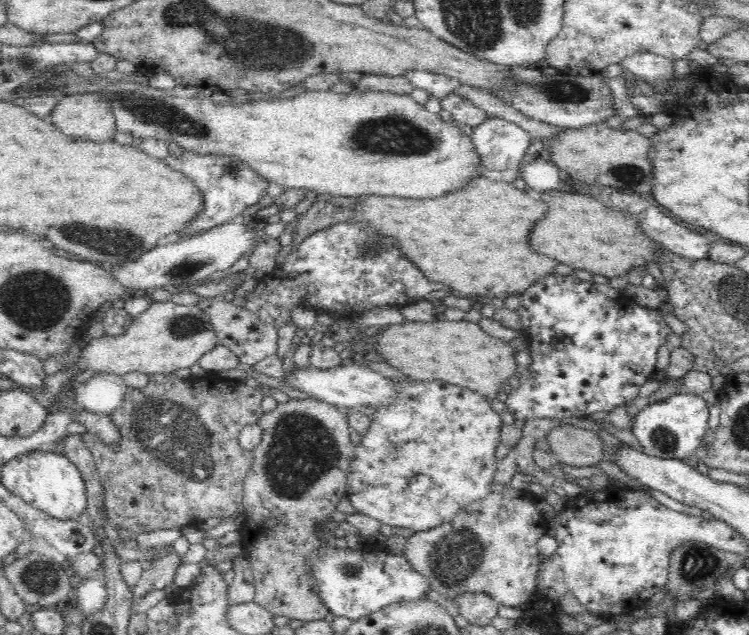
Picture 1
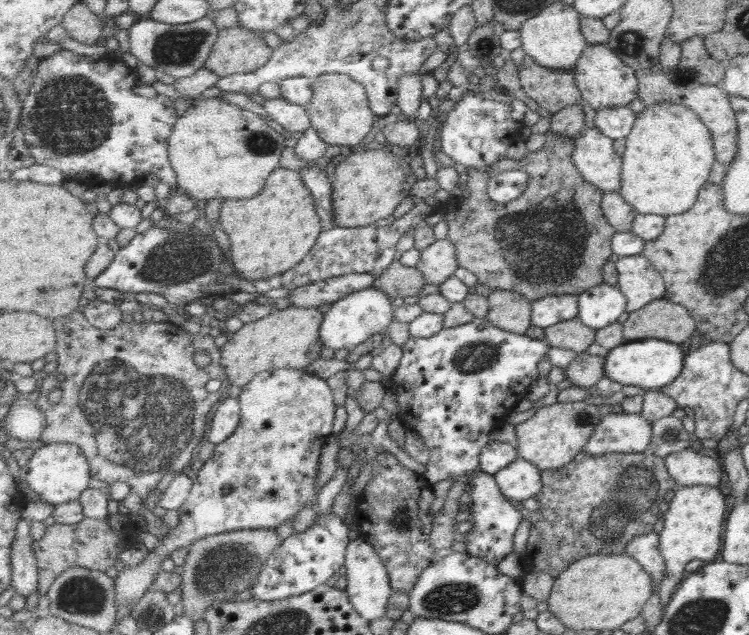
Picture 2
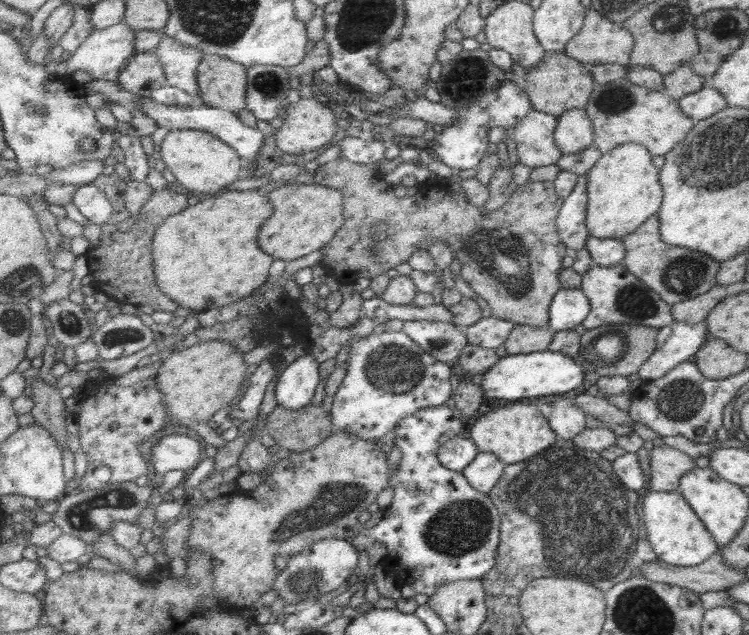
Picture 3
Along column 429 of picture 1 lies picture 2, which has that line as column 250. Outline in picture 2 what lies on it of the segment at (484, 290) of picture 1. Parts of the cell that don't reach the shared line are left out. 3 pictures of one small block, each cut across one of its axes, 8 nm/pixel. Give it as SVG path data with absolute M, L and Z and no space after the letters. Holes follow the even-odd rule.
M289 168L276 169L274 174L271 174L263 194L259 194L259 198L225 202L220 212L221 222L227 234L231 234L230 252L233 267L244 280L269 279L277 274L287 273L287 270L295 268L311 252L323 232L314 195L311 194L311 190L308 190L302 174Z

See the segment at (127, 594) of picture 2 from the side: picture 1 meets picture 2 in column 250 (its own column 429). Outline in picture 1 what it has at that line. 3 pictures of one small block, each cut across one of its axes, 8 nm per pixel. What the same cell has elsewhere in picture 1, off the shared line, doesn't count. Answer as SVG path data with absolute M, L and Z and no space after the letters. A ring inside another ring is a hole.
M392 379L392 381L400 391L400 400L398 400L398 404L394 404L390 408L380 408L370 416L370 419L373 420L373 426L368 433L362 435L360 444L356 446L356 458L354 458L354 462L350 466L350 474L348 474L350 482L348 482L346 498L350 500L356 512L370 515L382 521L383 524L410 528L414 532L430 530L444 524L444 522L451 521L460 510L464 510L472 502L483 500L492 492L492 486L495 484L494 474L496 474L496 466L498 466L496 448L500 446L502 418L492 409L485 398L466 388L459 388L453 384L443 384L443 382L424 382L413 379Z

